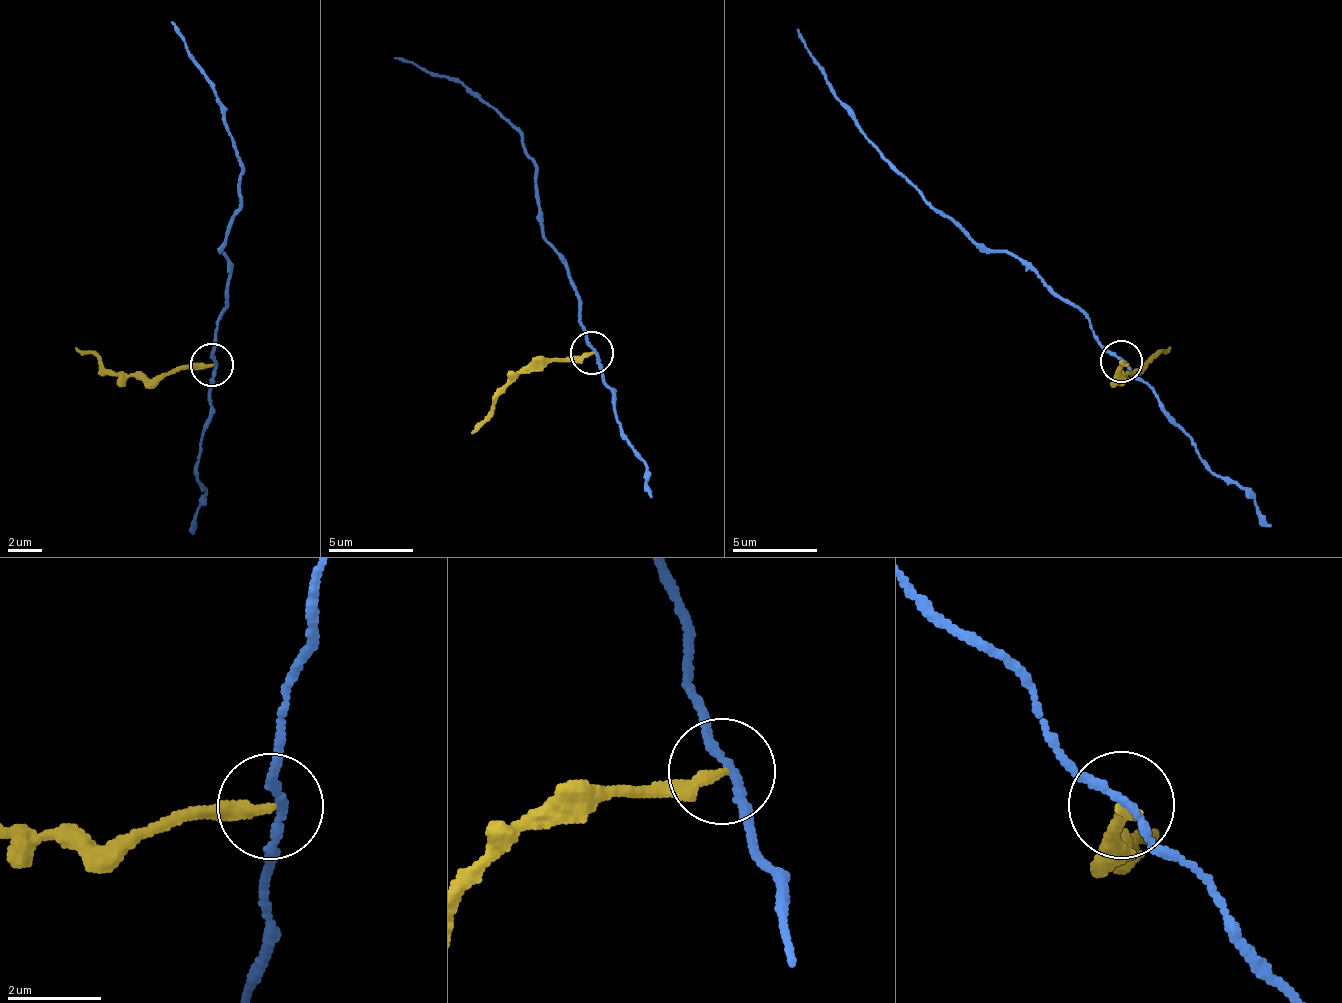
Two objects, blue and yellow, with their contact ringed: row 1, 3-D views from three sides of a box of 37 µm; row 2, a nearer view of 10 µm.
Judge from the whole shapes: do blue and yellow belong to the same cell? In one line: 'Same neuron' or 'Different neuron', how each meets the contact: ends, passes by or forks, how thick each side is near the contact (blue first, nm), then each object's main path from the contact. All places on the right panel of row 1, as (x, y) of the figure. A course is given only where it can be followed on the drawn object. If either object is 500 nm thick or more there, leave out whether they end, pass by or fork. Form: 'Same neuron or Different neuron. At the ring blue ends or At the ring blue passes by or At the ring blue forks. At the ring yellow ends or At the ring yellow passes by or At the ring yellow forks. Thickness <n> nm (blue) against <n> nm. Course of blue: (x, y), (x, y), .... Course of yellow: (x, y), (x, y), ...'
Different neuron. At the ring blue passes by. At the ring yellow ends. Thickness 180 nm (blue) against 240 nm. Course of blue: (1121, 360), (1099, 343), (1091, 321), (1037, 274), (998, 249), (978, 248), (899, 171), (828, 82), (796, 28). Course of yellow: (1120, 360), (1119, 375), (1132, 376), (1169, 347)

